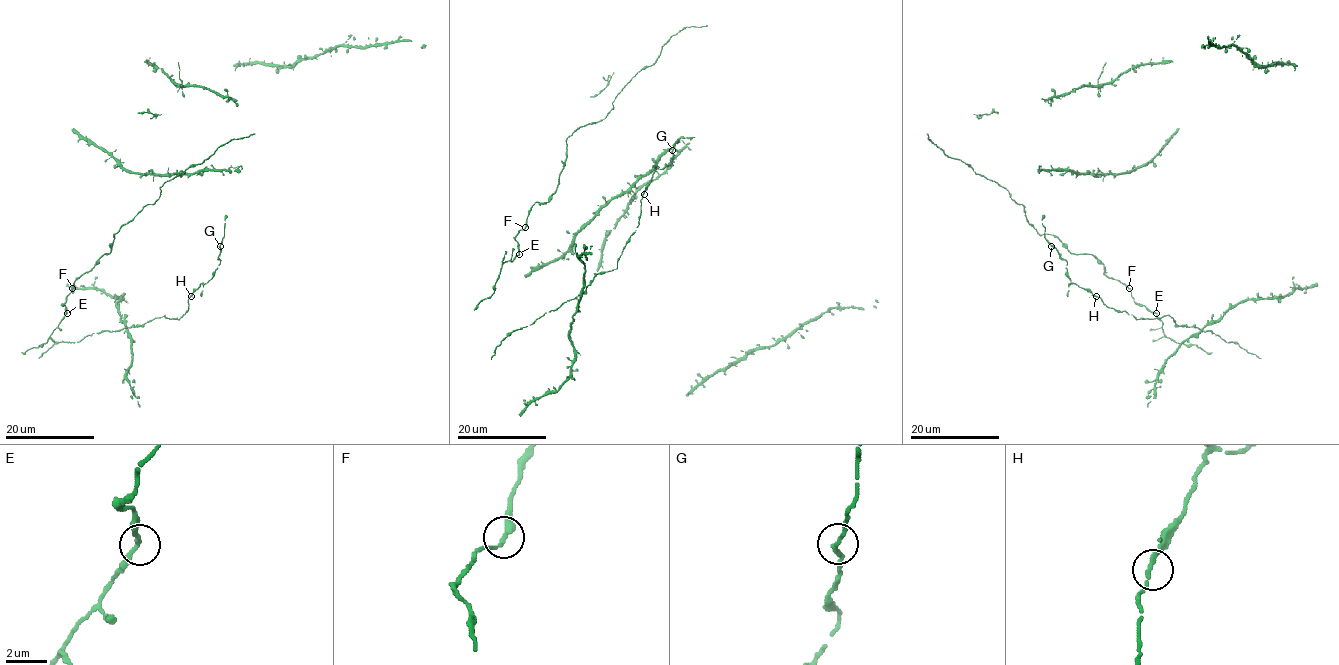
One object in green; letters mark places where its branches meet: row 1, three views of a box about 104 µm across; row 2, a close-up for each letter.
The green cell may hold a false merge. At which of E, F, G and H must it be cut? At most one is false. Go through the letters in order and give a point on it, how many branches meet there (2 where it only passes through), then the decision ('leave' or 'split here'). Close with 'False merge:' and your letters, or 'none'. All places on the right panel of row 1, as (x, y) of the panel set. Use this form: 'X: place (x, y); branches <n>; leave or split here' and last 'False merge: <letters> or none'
E: place (1156, 313); branches 2; leave
F: place (1129, 288); branches 2; leave
G: place (1051, 246); branches 2; leave
H: place (1096, 296); branches 2; leave
False merge: none

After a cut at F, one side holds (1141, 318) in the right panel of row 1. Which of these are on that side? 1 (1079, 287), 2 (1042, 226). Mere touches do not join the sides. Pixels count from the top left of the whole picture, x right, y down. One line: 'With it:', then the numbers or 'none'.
With it: 1, 2

